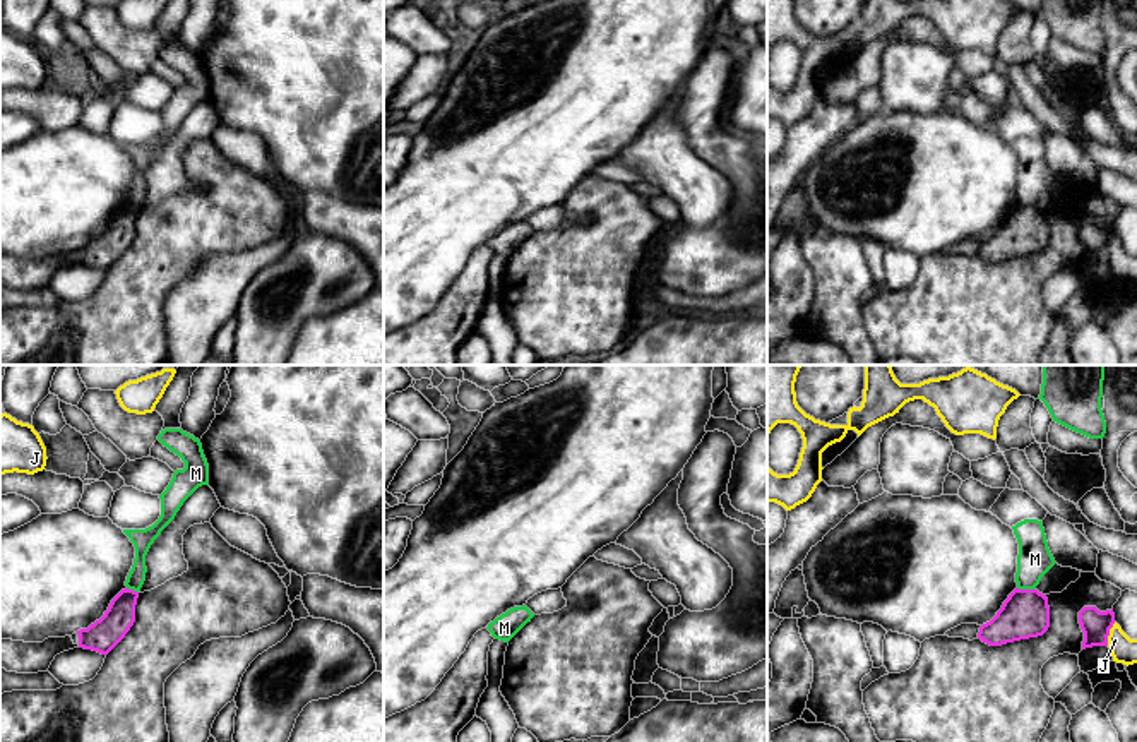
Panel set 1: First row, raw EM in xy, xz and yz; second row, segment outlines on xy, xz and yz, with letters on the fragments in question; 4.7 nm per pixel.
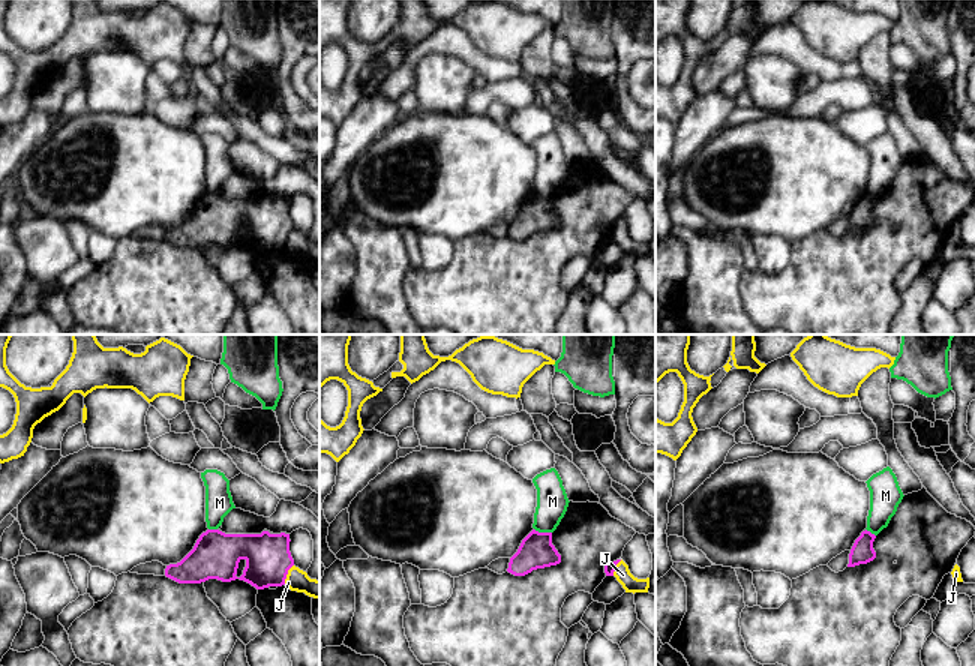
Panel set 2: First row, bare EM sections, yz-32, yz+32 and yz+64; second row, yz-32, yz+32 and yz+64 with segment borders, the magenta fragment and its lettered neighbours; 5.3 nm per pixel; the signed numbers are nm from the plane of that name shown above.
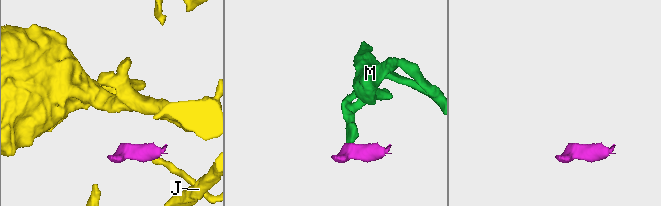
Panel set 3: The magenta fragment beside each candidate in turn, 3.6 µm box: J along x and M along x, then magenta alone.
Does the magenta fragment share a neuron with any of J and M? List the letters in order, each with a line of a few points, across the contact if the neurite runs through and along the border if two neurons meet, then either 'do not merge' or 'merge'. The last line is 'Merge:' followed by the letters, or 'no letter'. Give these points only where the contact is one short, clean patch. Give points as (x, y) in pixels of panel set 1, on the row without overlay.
J: line yz (1115, 239), (1107, 261); do not merge
M: line yz (1017, 203), (1035, 206); do not merge
Merge: no letter

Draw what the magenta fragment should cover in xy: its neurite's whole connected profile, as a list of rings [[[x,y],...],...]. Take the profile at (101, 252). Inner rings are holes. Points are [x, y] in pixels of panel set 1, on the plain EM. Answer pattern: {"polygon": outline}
{"polygon": [[[122,206],[99,236],[77,247],[79,264],[108,271],[134,242],[137,214],[137,207]]]}

